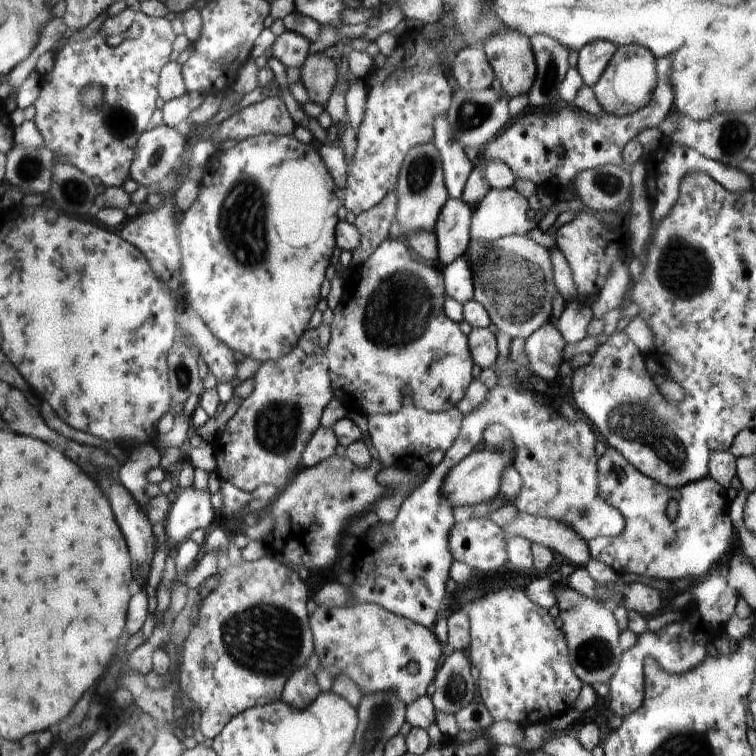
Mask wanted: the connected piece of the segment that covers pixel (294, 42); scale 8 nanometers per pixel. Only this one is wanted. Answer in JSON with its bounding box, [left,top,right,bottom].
[271,30,313,70]

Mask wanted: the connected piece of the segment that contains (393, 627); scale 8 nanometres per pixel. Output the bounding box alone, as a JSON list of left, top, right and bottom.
[309,604,443,706]

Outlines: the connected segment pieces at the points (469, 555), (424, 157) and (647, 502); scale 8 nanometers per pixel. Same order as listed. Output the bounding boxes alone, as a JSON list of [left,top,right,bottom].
[[449,518,509,574],[397,142,449,240],[587,446,735,580]]

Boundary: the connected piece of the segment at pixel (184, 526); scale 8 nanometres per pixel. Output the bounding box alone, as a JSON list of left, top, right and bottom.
[165,488,217,544]

